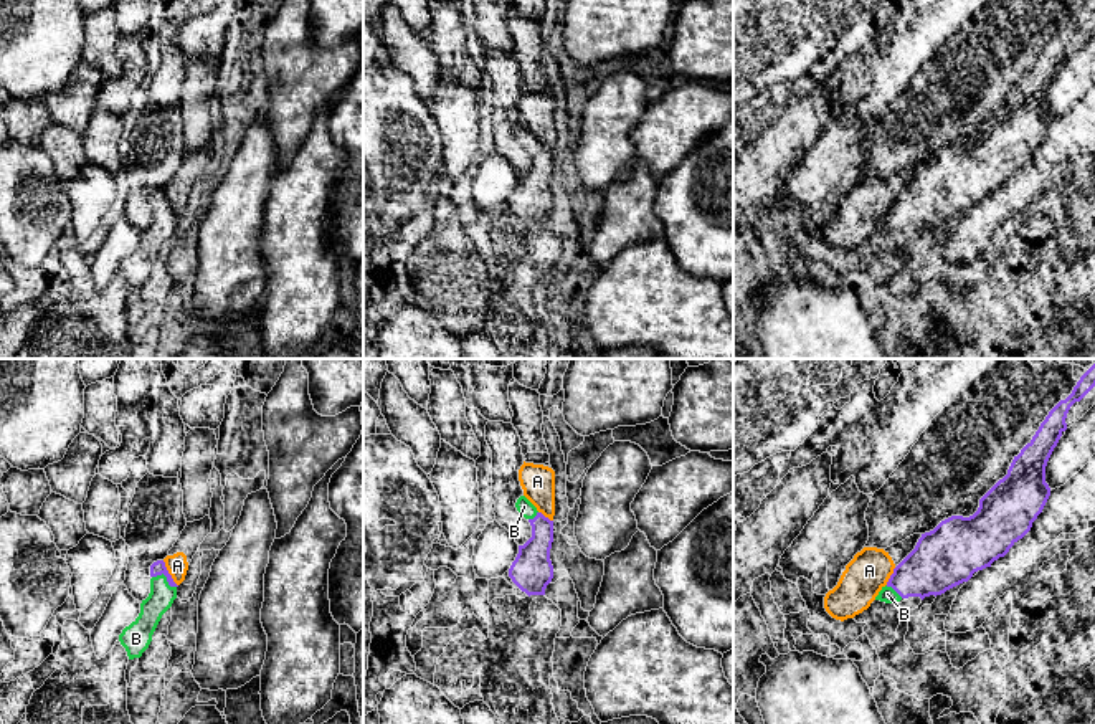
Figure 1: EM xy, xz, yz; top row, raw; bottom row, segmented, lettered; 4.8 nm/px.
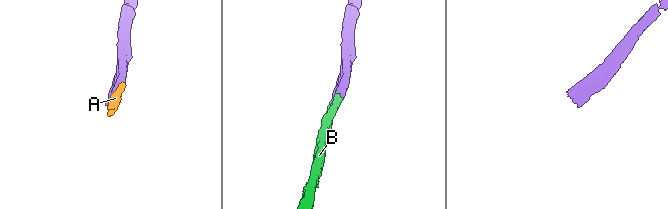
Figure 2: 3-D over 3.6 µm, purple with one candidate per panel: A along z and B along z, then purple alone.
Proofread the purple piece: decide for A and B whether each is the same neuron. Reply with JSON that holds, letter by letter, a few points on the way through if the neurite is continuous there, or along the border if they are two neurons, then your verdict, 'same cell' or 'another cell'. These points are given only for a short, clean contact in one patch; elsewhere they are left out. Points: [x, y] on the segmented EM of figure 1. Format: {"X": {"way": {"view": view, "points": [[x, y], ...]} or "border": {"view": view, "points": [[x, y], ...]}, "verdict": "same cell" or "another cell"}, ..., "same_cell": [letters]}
{"A": {"border": {"view": "xy", "points": [[162, 561], [177, 585]]}, "verdict": "another cell"}, "B": {"way": {"view": "xy", "points": [[157, 567], [165, 576], [162, 595]]}, "verdict": "same cell"}, "same_cell": ["B"]}

